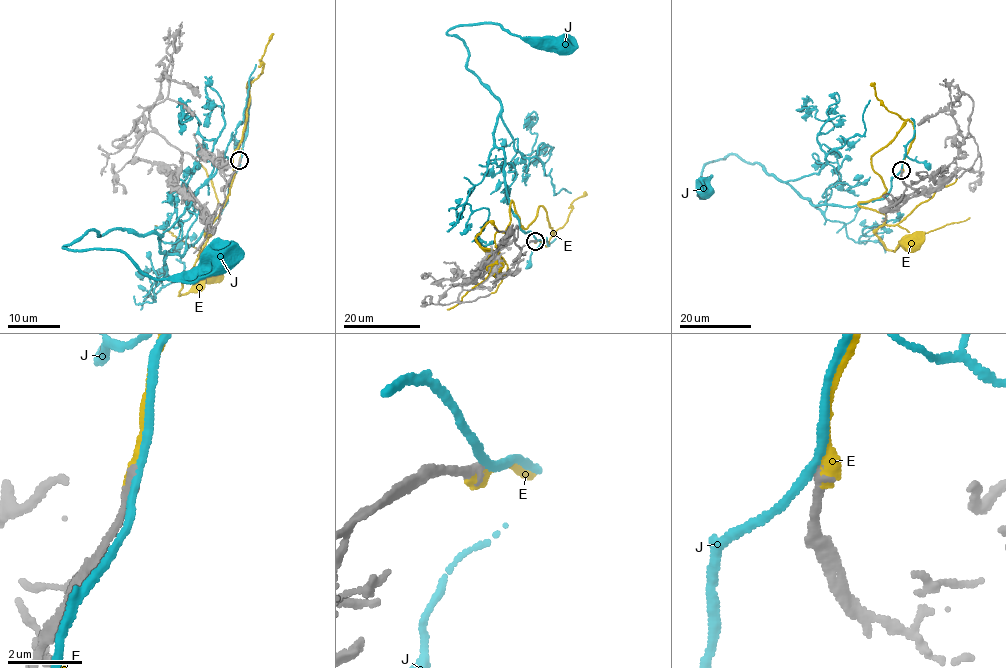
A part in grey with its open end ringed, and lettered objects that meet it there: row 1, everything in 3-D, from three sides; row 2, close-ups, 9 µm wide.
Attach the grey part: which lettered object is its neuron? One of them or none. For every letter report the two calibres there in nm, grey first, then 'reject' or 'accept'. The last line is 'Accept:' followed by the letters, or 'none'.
E: 280 nm thick on the grey side, 440 nm on the other; accept
J: 280 nm thick on the grey side, 200 nm on the other; reject
Accept: E

